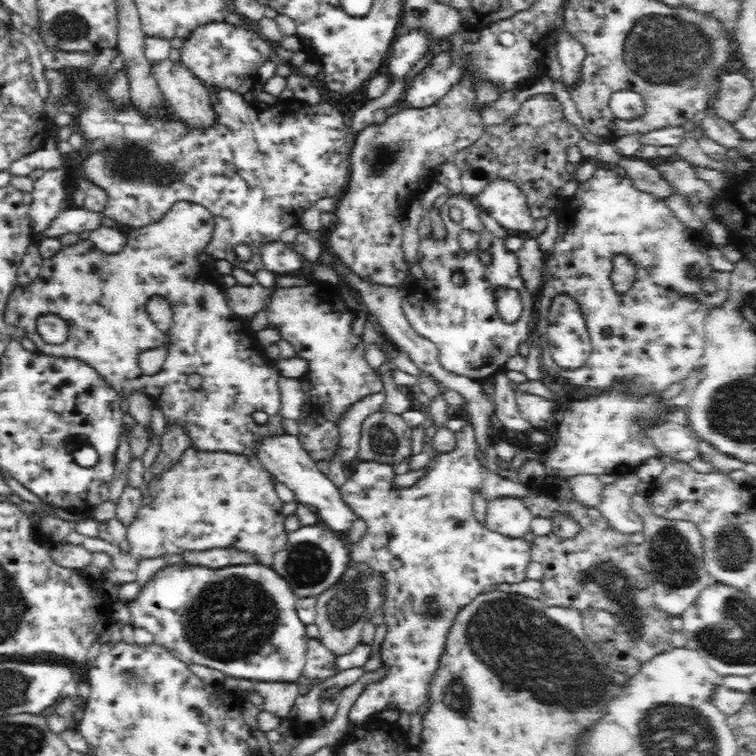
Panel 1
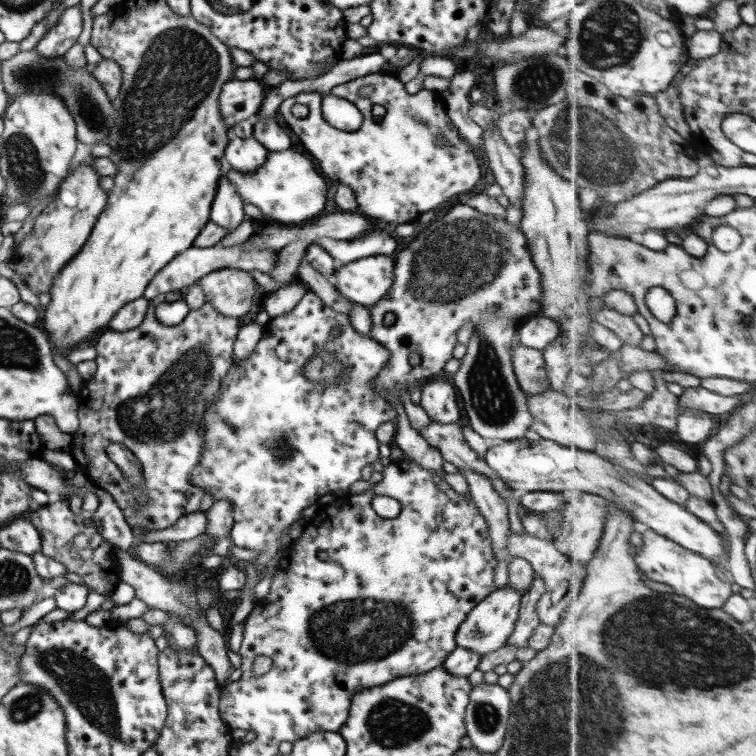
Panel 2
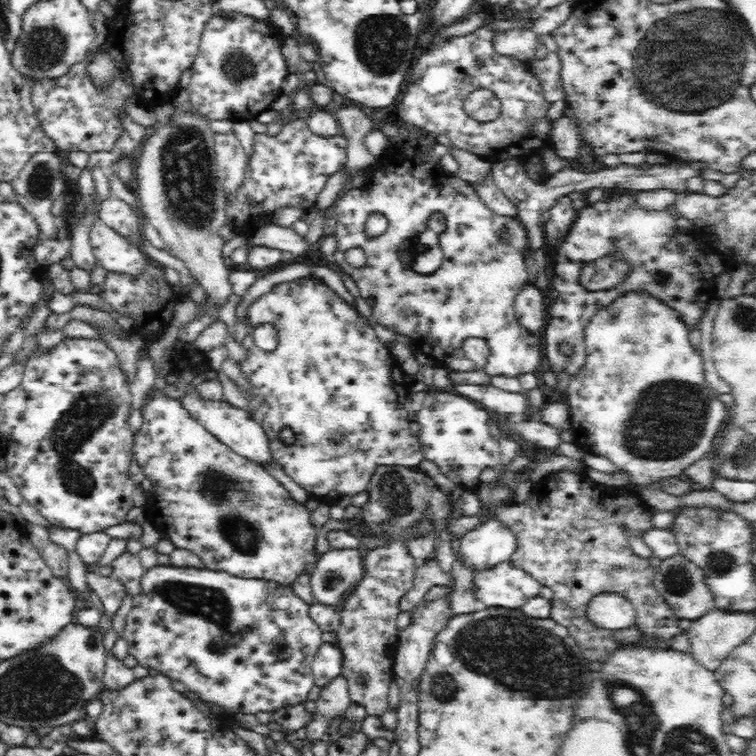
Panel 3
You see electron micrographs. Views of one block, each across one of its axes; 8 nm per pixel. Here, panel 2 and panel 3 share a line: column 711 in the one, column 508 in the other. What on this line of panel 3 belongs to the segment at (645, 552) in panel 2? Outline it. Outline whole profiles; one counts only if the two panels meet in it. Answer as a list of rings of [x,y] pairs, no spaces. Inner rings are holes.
[[[512,559],[472,569],[472,594],[484,607],[521,608],[530,598],[539,596],[541,586]]]

